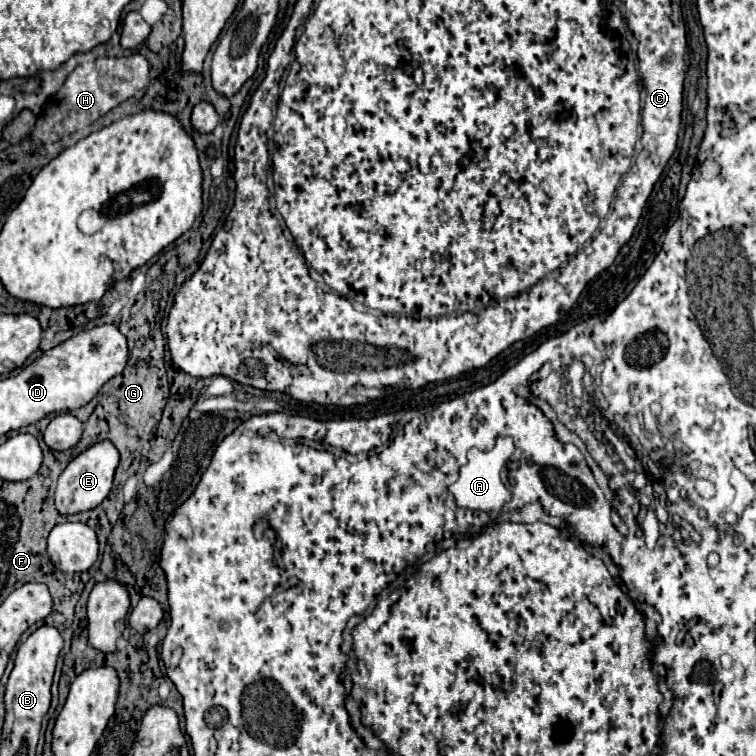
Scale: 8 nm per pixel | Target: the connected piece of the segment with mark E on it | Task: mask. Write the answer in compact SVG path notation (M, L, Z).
M98 442L88 450L84 450L80 456L76 456L58 478L58 486L54 494L54 504L58 514L70 516L70 514L92 510L98 504L102 504L102 500L112 490L112 478L116 466L118 466L118 450L110 442Z

